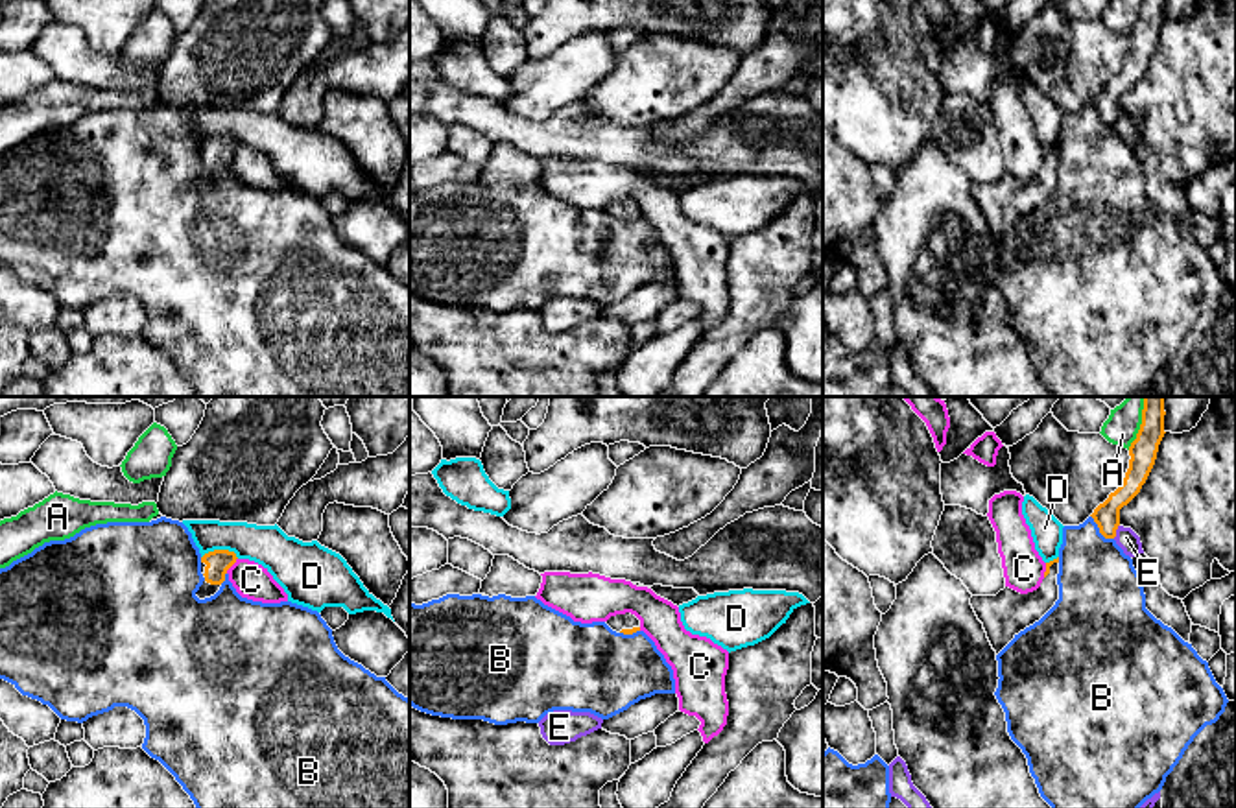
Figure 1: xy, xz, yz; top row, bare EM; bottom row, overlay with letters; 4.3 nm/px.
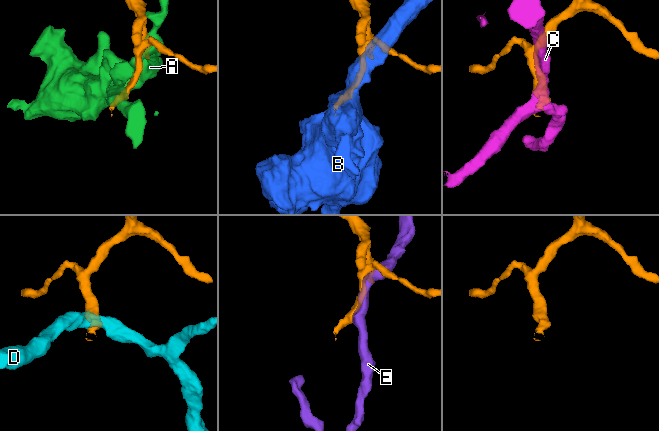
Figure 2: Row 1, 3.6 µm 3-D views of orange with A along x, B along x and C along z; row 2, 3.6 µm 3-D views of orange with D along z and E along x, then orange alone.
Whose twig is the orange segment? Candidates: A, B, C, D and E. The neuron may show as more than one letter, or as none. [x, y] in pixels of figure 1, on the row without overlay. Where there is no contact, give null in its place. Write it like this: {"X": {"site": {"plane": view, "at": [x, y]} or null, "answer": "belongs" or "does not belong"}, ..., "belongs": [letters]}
{"A": {"site": {"plane": "yz", "at": [1139, 19]}, "answer": "does not belong"}, "B": {"site": {"plane": "yz", "at": [1100, 117]}, "answer": "does not belong"}, "C": {"site": {"plane": "xy", "at": [233, 150]}, "answer": "does not belong"}, "D": {"site": {"plane": "xy", "at": [220, 137]}, "answer": "does not belong"}, "E": {"site": {"plane": "yz", "at": [1115, 118]}, "answer": "does not belong"}, "belongs": []}

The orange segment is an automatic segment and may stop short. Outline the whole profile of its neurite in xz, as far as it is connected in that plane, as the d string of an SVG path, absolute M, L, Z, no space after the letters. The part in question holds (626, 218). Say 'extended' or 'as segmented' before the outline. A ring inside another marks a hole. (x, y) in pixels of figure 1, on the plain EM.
extended; M631 199L611 203L605 210L612 218L624 220L624 221L633 221L640 218L640 207Z

